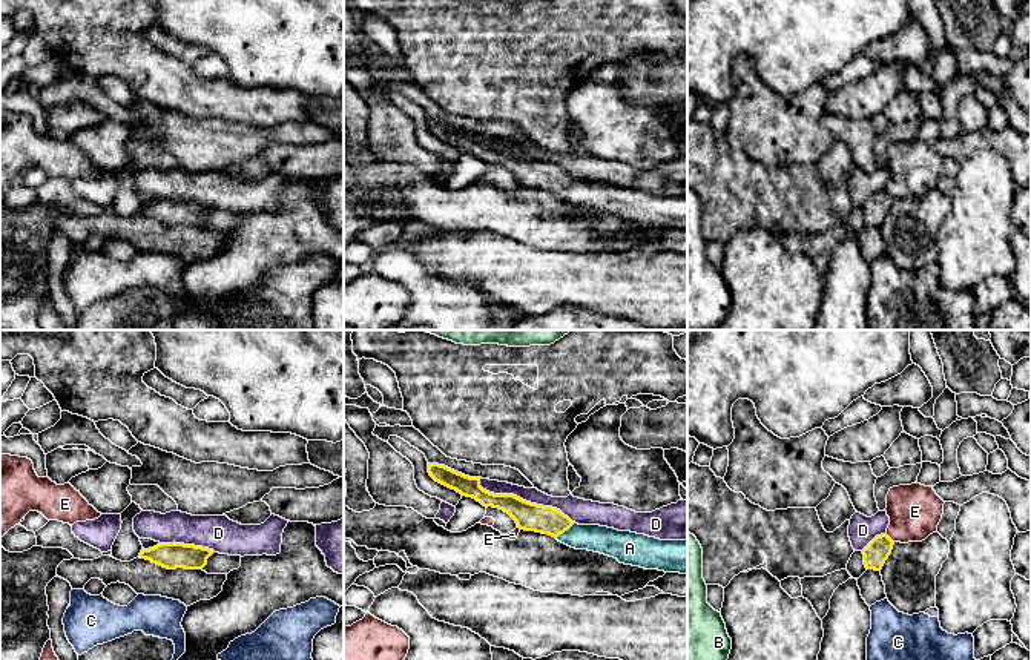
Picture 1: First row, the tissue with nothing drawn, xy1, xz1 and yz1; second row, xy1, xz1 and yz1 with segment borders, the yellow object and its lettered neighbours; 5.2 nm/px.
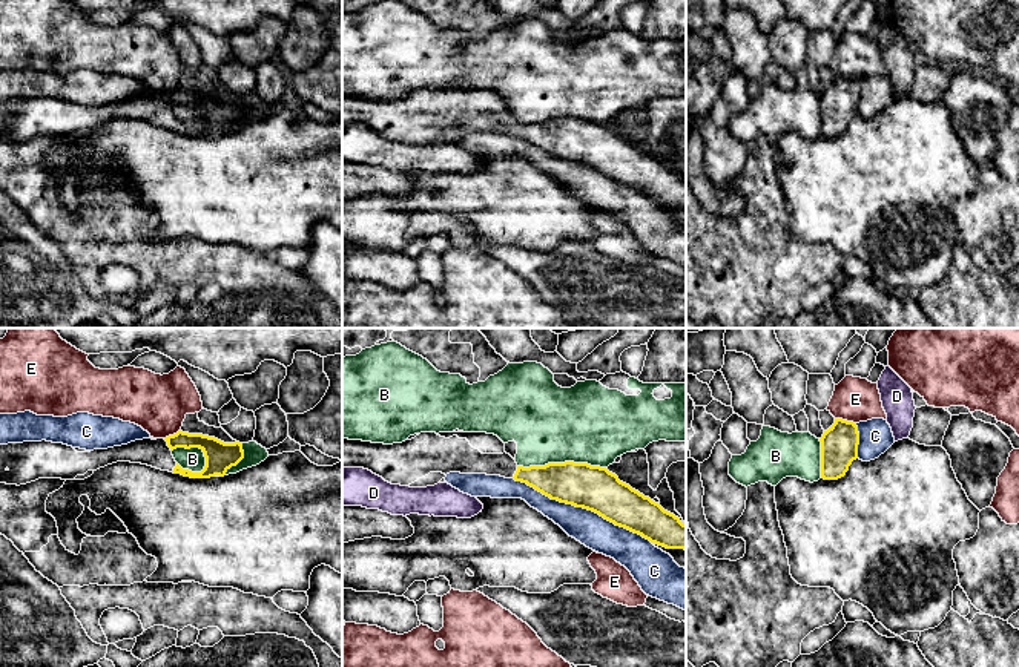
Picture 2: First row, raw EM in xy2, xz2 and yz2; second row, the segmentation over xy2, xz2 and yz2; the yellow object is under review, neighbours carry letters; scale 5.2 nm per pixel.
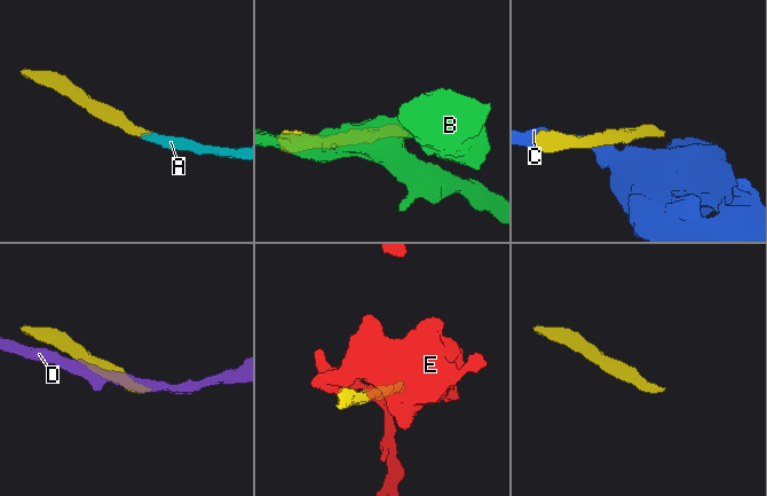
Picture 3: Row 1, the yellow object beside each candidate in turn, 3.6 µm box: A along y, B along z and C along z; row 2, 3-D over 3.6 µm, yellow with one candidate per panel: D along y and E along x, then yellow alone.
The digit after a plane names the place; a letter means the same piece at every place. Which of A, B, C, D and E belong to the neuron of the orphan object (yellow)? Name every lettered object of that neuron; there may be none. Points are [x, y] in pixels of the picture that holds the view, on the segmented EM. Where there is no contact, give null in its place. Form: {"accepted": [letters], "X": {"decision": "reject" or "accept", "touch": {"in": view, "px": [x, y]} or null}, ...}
{"accepted": ["A"], "A": {"decision": "accept", "touch": {"in": "xz1", "px": [565, 530]}}, "B": {"decision": "reject", "touch": {"in": "xz2", "px": [562, 463]}}, "C": {"decision": "reject", "touch": {"in": "xz2", "px": [582, 506]}}, "D": {"decision": "reject", "touch": {"in": "xz1", "px": [525, 501]}}, "E": {"decision": "reject", "touch": {"in": "yz2", "px": [846, 420]}}}

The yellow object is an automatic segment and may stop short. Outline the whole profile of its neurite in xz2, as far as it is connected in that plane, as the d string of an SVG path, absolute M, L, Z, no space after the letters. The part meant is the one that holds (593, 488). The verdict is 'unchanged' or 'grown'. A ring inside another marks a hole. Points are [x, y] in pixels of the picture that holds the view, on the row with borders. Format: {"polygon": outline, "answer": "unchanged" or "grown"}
{"polygon": "M574 462L517 466L513 478L551 500L592 511L651 543L686 550L686 524L606 468Z", "answer": "unchanged"}

